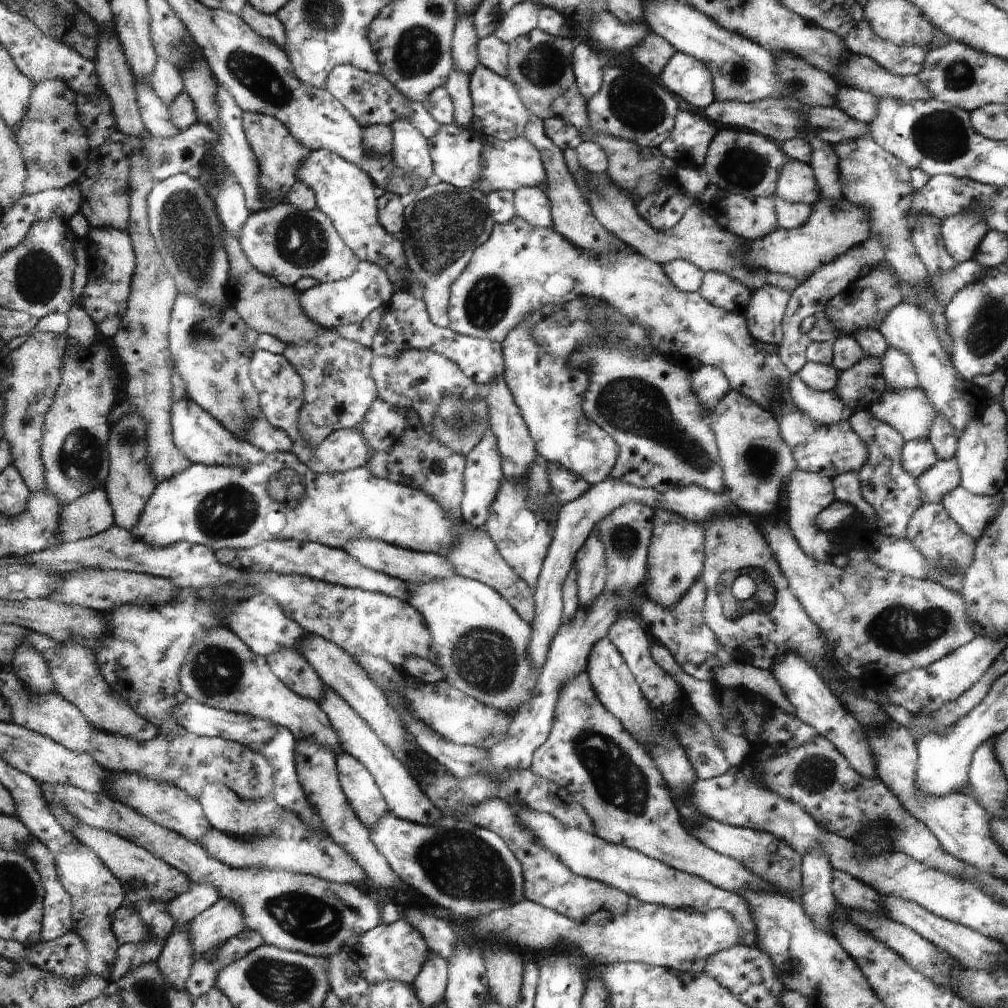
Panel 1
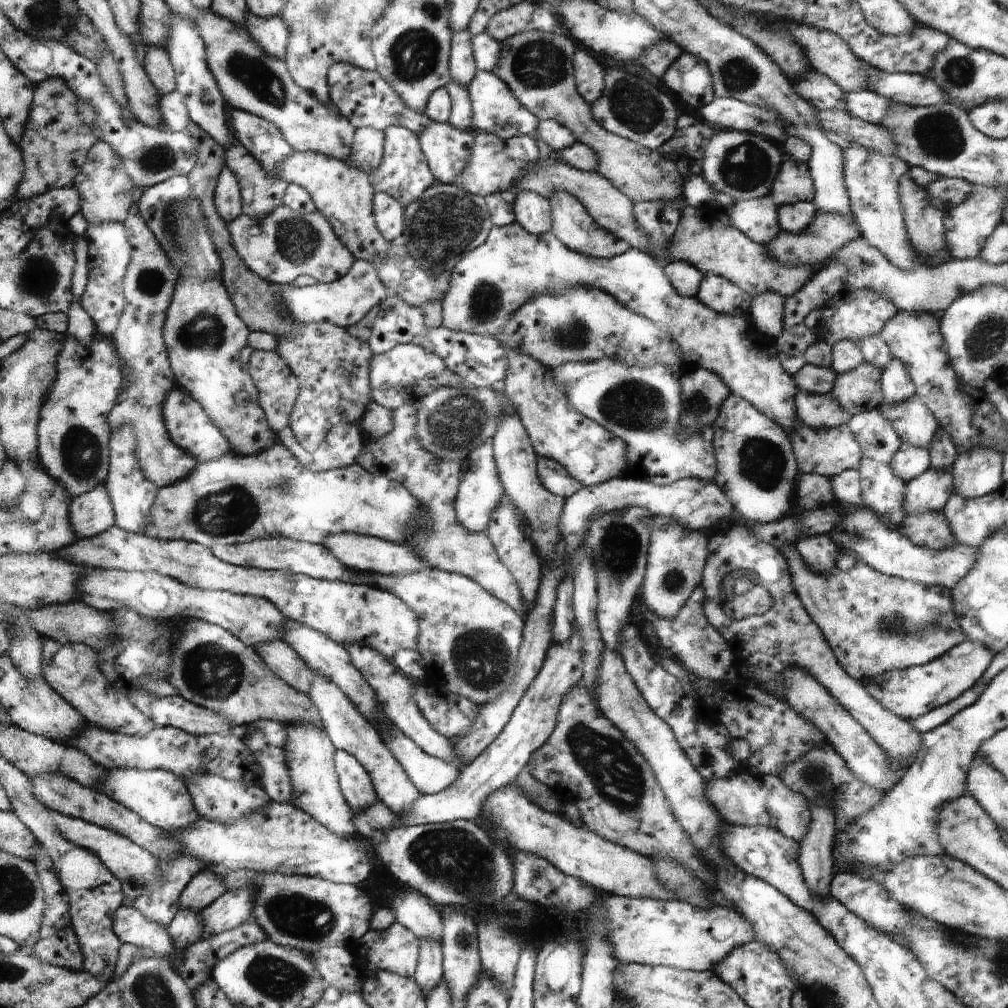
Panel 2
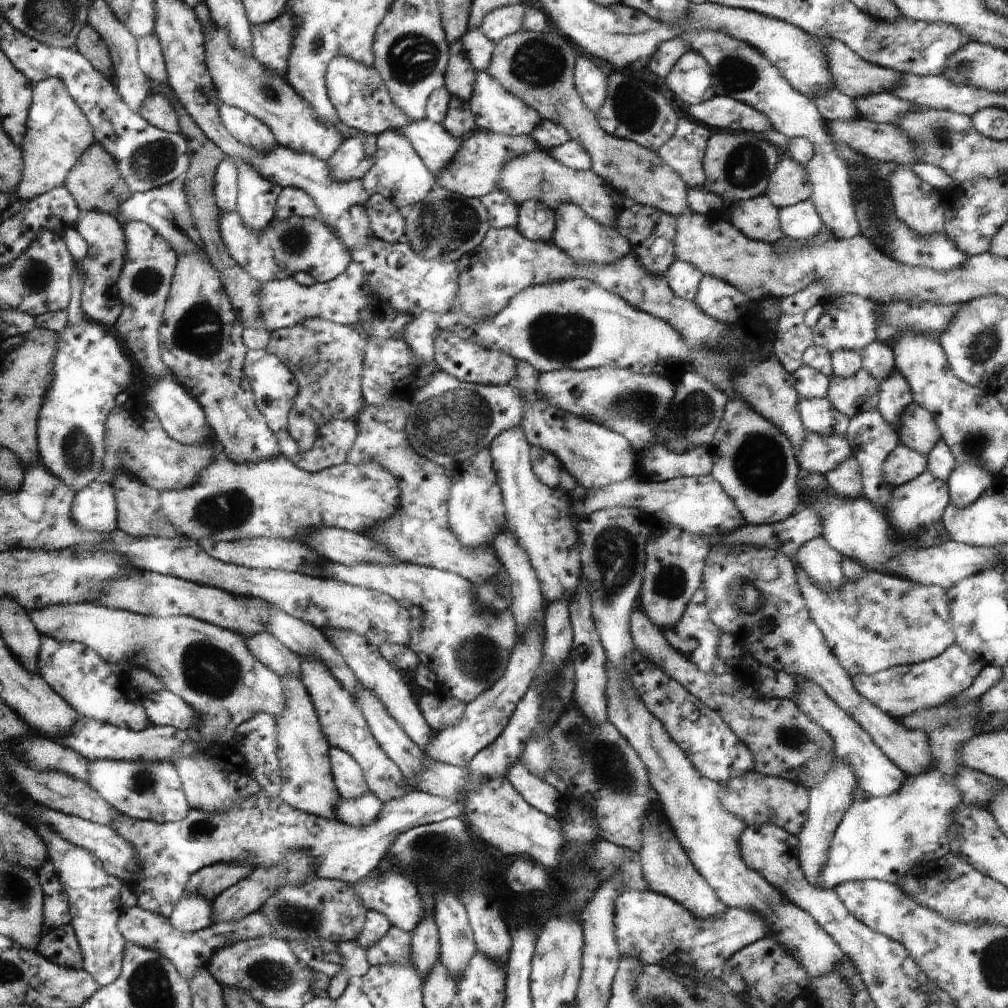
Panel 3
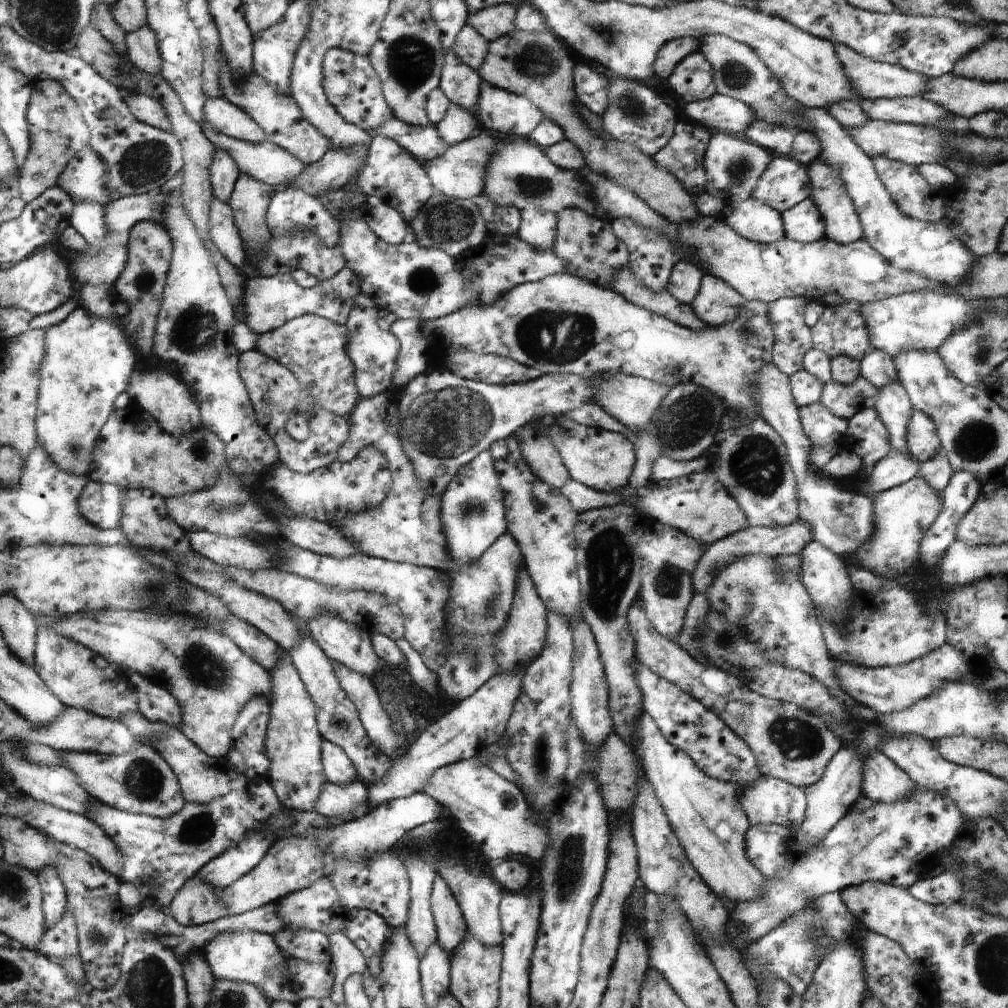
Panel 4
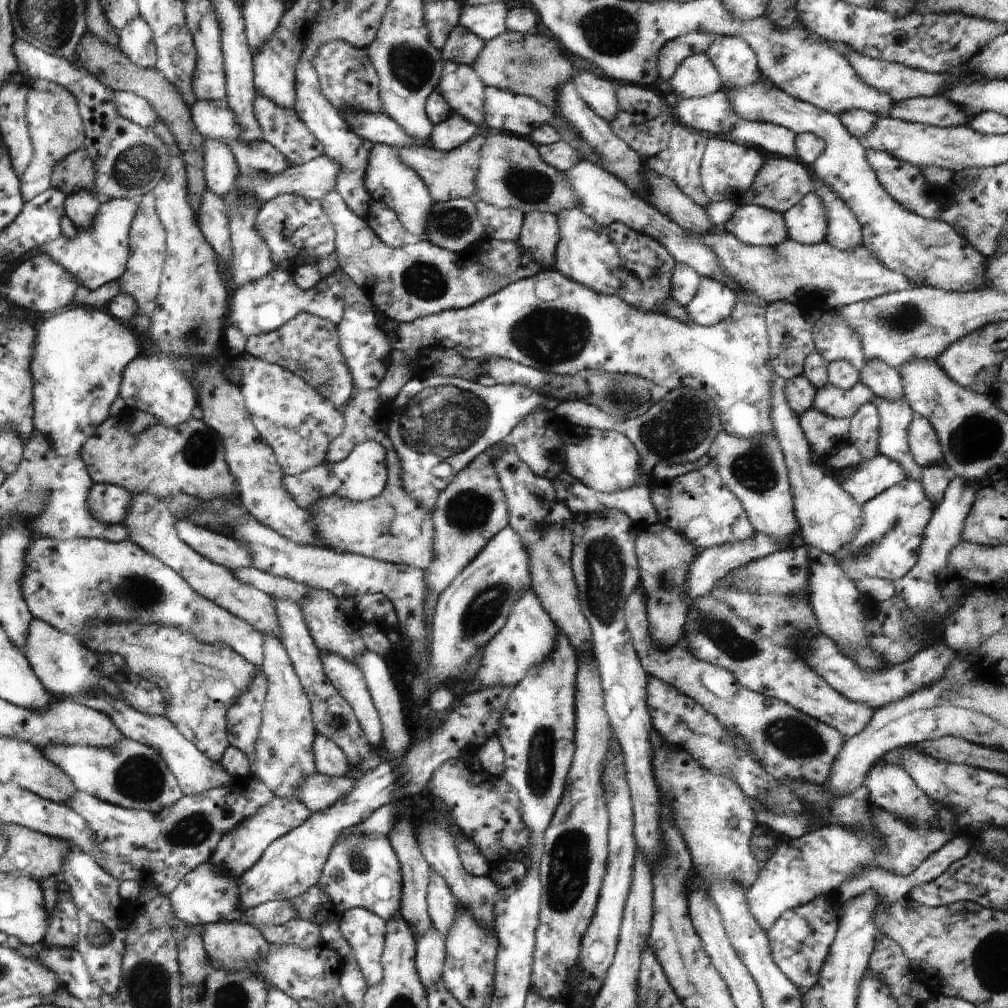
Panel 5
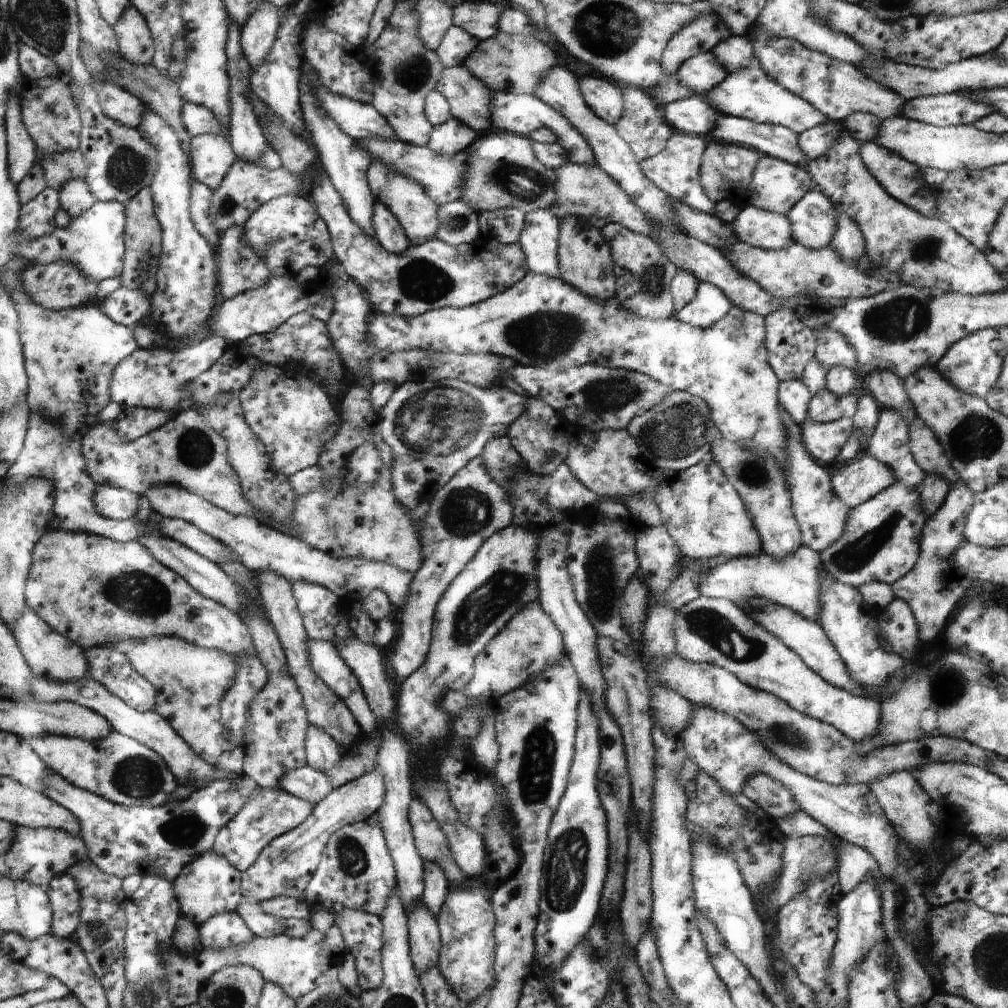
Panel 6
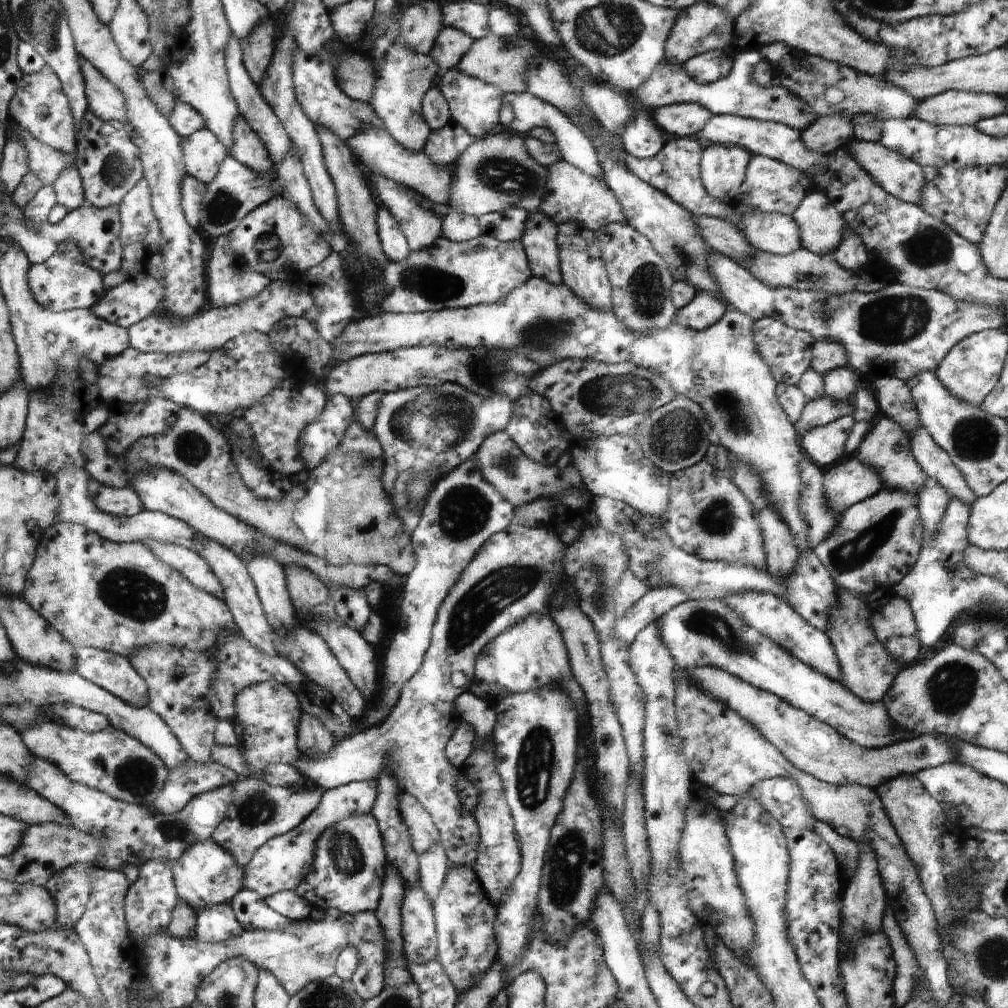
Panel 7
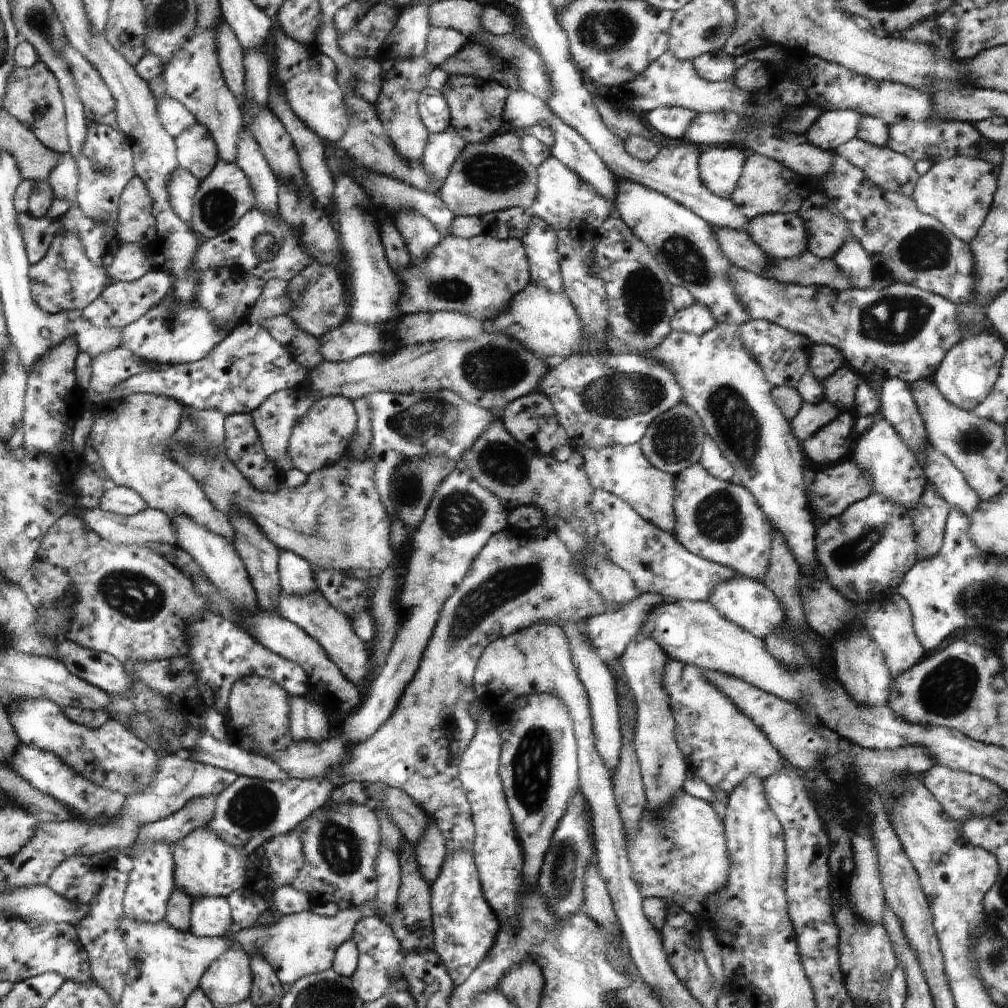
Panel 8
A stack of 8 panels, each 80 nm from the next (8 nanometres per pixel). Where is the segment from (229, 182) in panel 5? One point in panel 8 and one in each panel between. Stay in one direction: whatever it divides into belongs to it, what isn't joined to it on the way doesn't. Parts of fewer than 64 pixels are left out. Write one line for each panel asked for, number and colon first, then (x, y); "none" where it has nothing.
6: (213, 157)
7: (203, 153)
8: (197, 152)

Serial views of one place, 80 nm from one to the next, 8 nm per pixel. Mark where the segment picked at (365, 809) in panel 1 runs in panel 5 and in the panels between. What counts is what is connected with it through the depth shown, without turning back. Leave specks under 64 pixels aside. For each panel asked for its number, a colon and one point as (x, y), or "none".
2: (356, 784)
3: (351, 782)
4: (339, 770)
5: (330, 760)

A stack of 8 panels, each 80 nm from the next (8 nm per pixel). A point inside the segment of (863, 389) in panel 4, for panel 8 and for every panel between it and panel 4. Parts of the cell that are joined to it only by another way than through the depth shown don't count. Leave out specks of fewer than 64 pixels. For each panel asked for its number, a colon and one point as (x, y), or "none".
5: (833, 401)
6: (825, 406)
7: (819, 412)
8: (812, 418)

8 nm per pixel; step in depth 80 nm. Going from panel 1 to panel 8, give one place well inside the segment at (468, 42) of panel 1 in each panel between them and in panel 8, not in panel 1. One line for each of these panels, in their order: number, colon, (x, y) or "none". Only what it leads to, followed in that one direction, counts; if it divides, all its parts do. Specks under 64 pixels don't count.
2: (462, 66)
3: (461, 75)
4: (461, 84)
5: (460, 85)
6: (470, 100)
7: (475, 104)
8: (477, 105)

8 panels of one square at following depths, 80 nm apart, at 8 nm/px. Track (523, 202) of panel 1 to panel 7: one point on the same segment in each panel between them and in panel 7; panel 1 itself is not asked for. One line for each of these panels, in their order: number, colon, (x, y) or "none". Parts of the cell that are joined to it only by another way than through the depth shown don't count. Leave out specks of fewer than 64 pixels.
2: (534, 212)
3: (537, 222)
4: (539, 228)
5: (540, 233)
6: (540, 239)
7: (540, 240)

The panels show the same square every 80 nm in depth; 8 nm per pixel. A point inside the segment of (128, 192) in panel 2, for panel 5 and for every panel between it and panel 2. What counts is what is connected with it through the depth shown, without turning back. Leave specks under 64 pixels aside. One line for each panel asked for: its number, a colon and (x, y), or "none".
3: (95, 183)
4: (88, 177)
5: (77, 174)

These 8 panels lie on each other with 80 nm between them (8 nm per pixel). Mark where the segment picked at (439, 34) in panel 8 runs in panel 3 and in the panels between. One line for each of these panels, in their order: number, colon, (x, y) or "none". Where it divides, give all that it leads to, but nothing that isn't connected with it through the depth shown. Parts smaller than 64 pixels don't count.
3: (478, 47)
4: (471, 47)
5: (463, 47)
6: (458, 45)
7: (451, 44)

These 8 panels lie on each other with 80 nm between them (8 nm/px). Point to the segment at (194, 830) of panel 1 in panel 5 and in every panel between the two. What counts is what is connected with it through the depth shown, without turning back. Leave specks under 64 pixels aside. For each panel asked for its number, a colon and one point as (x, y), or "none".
2: (161, 798)
3: (140, 790)
4: (141, 781)
5: (131, 775)

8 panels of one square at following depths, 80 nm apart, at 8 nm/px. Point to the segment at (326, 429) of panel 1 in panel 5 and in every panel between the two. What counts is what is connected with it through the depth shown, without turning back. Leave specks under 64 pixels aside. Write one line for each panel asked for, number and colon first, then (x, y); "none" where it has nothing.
2: (332, 369)
3: (328, 359)
4: (313, 348)
5: (308, 345)

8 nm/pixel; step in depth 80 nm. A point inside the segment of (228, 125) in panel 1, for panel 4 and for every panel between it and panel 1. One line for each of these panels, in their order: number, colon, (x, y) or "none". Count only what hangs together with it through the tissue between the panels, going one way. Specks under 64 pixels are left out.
2: (261, 193)
3: (257, 197)
4: (250, 199)

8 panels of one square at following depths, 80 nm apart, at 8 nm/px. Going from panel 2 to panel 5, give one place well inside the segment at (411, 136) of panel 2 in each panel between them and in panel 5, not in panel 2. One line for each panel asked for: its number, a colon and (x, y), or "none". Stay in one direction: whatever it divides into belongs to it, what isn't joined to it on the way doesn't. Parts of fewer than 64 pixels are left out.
3: (399, 173)
4: (391, 172)
5: (390, 180)

